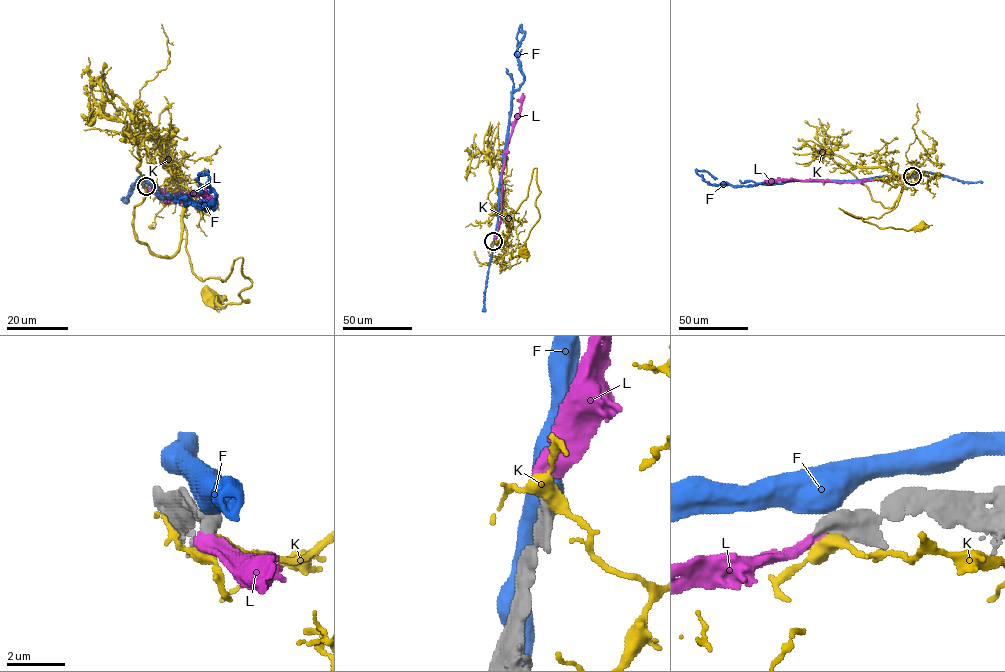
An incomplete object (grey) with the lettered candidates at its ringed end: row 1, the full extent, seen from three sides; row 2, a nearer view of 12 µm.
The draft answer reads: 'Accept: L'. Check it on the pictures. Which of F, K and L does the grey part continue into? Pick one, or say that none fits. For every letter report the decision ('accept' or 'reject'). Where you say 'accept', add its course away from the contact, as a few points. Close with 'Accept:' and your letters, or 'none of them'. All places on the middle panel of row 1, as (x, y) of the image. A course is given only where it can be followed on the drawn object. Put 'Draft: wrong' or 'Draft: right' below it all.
F: reject
K: reject
L: accept; course (493, 241), (500, 222), (502, 171), (507, 143), (520, 112), (522, 93)
Accept: L
Draft: right

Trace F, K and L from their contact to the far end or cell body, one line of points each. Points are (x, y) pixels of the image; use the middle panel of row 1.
F: (493, 242), (512, 95), (523, 79), (516, 54), (524, 33), (521, 26), (517, 46)
K: (493, 242), (499, 246), (507, 238), (536, 168), (539, 219), (522, 251)
L: (493, 241), (500, 222), (502, 171), (507, 143), (520, 112), (522, 93)

